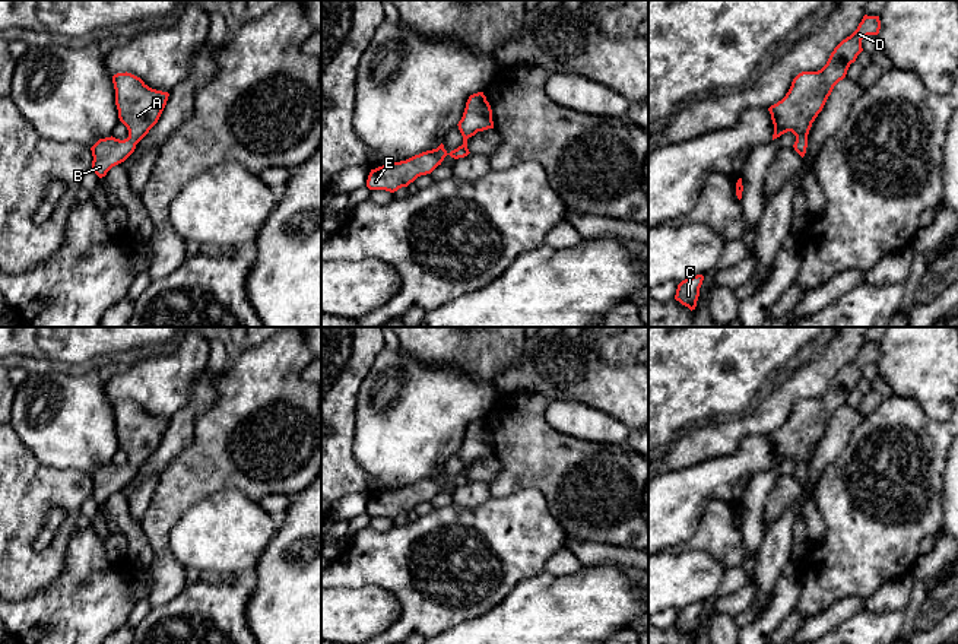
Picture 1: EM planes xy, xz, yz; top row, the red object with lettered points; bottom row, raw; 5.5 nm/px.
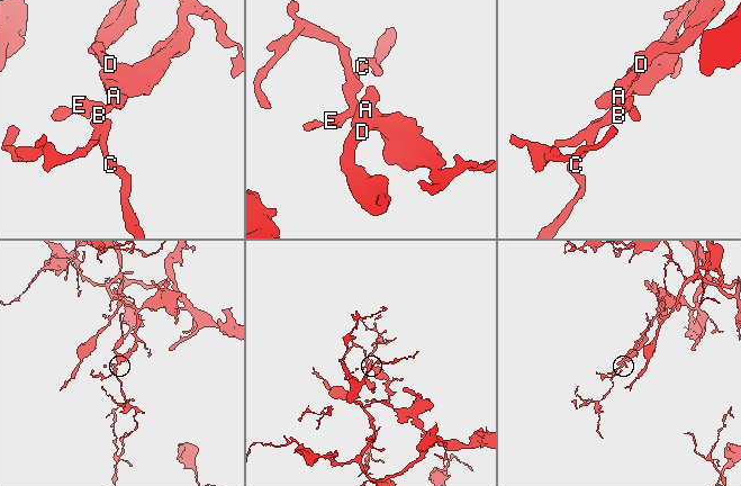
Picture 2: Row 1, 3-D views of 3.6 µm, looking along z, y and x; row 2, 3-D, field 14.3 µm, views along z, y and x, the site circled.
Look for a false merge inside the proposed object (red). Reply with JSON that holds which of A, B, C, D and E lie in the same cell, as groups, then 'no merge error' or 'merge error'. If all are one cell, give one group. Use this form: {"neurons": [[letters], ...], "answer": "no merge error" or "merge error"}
{"neurons": [["A", "B", "C", "D", "E"]], "answer": "no merge error"}

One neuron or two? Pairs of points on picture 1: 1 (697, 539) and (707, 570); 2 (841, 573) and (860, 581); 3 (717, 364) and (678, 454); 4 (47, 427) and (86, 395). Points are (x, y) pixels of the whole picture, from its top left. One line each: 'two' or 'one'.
1: two
2: one
3: two
4: one

